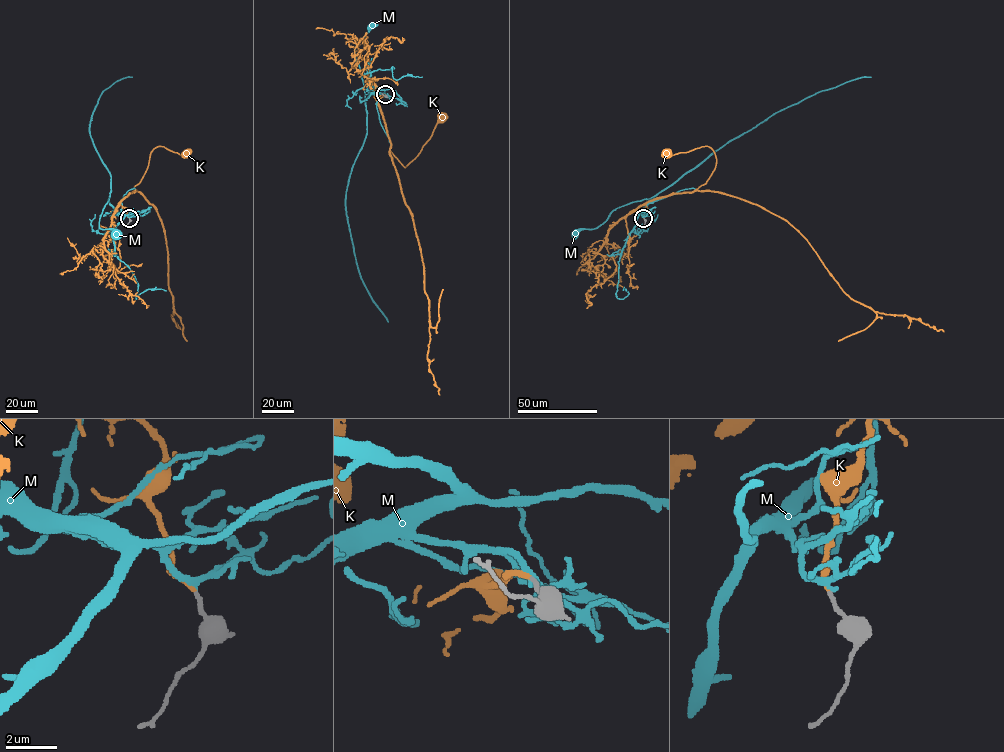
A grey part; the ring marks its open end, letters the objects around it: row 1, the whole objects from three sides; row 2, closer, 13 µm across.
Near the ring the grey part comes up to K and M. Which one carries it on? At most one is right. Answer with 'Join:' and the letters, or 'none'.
Join: K

